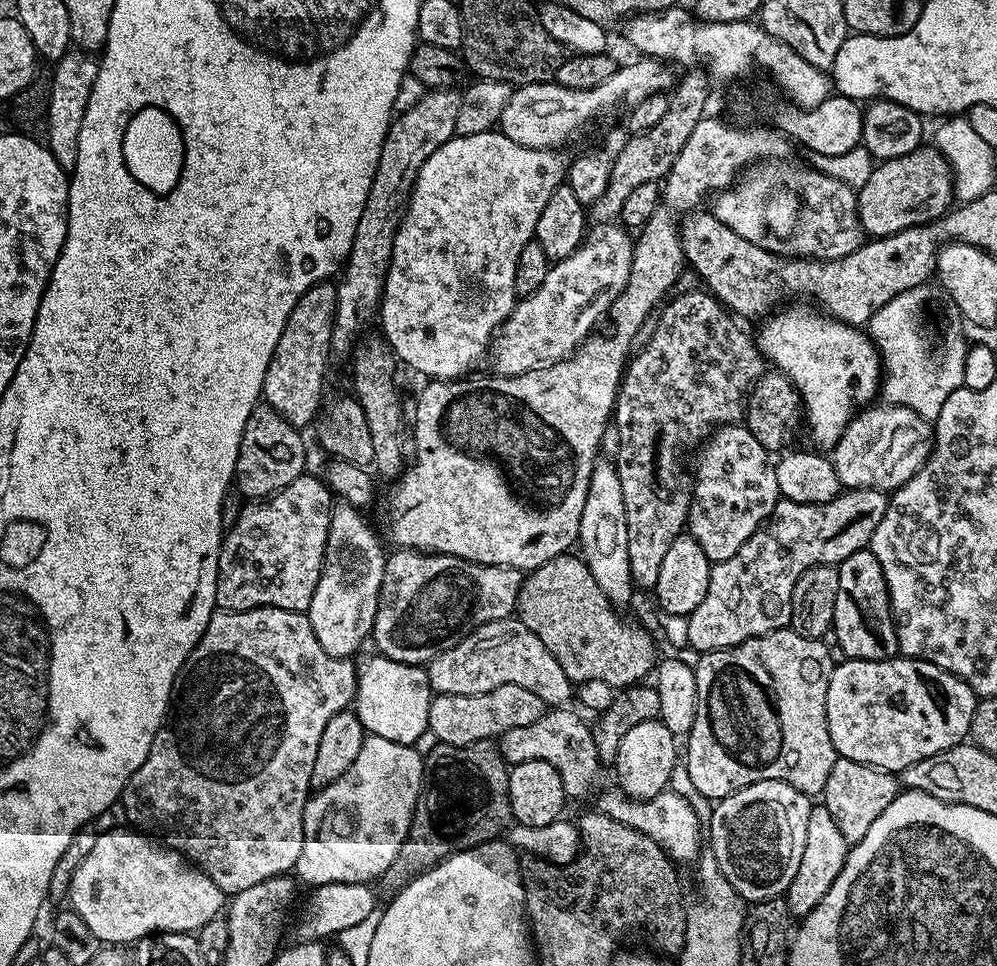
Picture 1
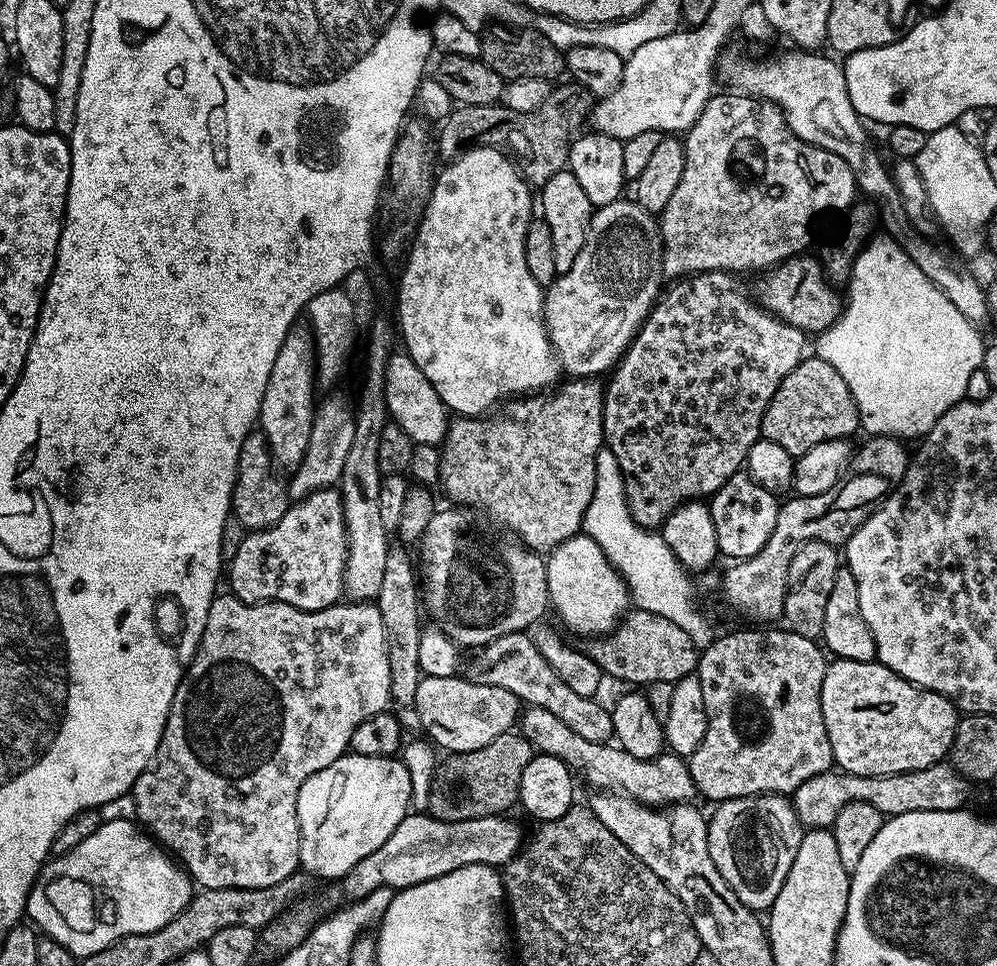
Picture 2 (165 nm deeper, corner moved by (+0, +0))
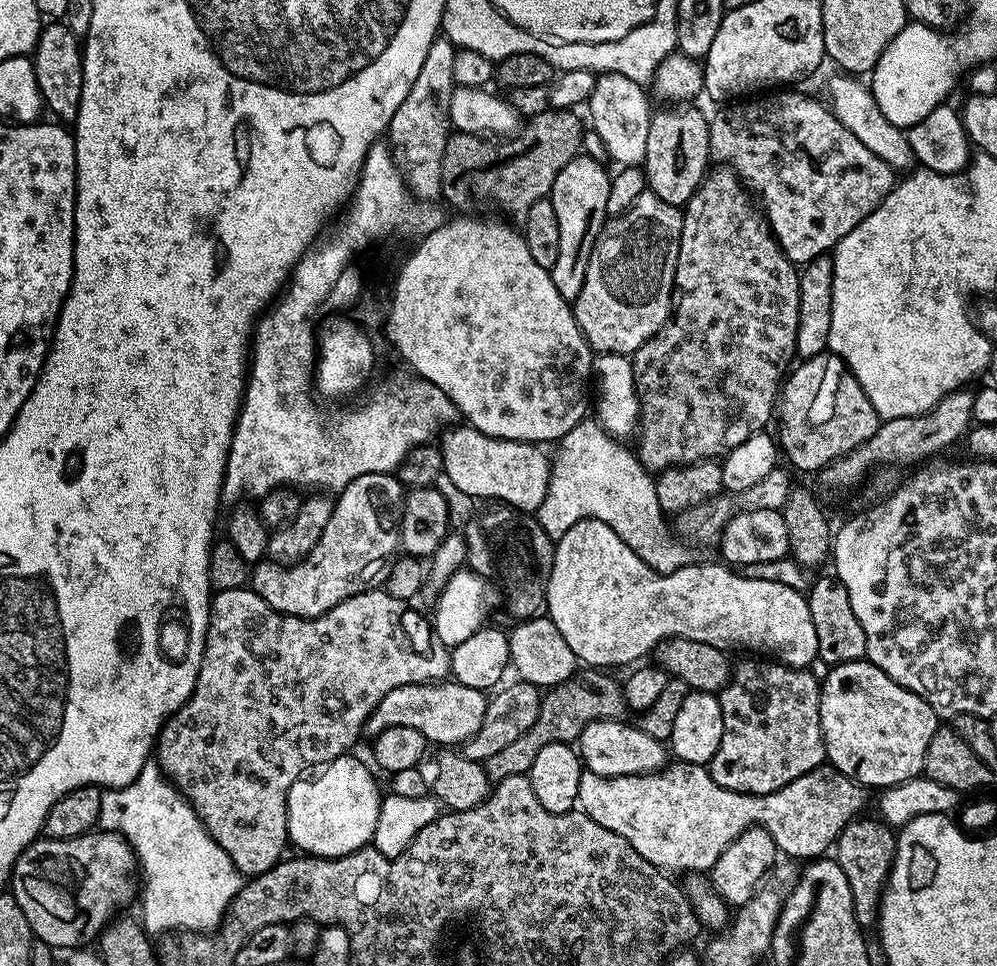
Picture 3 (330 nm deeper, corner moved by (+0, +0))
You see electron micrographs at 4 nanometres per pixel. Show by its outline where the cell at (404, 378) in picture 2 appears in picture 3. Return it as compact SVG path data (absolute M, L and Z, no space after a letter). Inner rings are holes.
M458 424L452 427L449 427L440 438L440 449L443 454L443 466L445 475L452 480L458 490L465 492L471 498L478 500L481 498L494 498L493 501L509 504L512 507L518 509L520 512L526 512L529 514L535 513L544 502L547 494L549 497L550 489L552 486L552 462L551 459L539 449L539 445L532 443L531 441L520 441L520 440L506 440L506 439L494 439L490 438L489 435L482 434L481 431L478 431L477 428L474 428L469 424Z

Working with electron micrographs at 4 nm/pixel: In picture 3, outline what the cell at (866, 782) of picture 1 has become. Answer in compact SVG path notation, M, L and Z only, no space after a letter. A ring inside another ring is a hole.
M853 818L843 830L834 845L834 859L842 866L842 874L846 874L846 882L850 882L850 898L854 902L854 918L861 929L875 925L878 920L880 895L888 883L888 875L892 869L892 859L896 853L897 833L889 825L879 819L864 820Z

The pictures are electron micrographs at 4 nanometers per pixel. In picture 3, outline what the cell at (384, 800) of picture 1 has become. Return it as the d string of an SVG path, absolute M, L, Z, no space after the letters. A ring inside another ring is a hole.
M352 754L342 755L323 765L313 775L317 775L313 780L301 778L290 786L286 802L288 838L300 847L297 849L301 853L333 860L372 844L382 791L372 777L373 769L354 757Z

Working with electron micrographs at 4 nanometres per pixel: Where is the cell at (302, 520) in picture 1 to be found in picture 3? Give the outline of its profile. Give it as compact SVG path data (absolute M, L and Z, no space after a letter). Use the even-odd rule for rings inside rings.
M387 472L362 474L362 478L354 478L335 497L330 522L326 522L326 530L322 530L322 538L318 538L318 546L306 554L304 560L297 564L282 565L275 562L260 562L251 569L250 587L262 597L274 610L283 616L302 616L311 618L321 616L330 611L338 602L346 602L359 592L367 592L369 588L379 588L390 574L392 561L397 559L400 546L400 511L404 509L405 485L395 475Z

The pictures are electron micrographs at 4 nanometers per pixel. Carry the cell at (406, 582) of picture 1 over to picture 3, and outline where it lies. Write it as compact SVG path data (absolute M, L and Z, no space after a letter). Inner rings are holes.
M501 502L492 507L496 508L488 508L485 512L477 511L462 531L464 541L470 549L470 568L480 576L492 578L496 572L496 560L504 556L503 536L508 536L508 612L516 622L547 617L547 584L551 574L554 541L546 534L546 530L542 530L540 520L535 515L520 512Z

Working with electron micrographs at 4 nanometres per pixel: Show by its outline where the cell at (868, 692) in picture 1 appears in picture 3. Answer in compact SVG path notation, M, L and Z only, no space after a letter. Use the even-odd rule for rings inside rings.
M866 658L837 664L829 667L827 672L828 677L823 677L820 686L820 725L827 763L857 784L863 784L869 789L876 788L875 790L893 788L895 784L904 784L921 775L926 746L930 746L930 738L934 738L937 728L942 724L932 707L918 694L894 682Z

